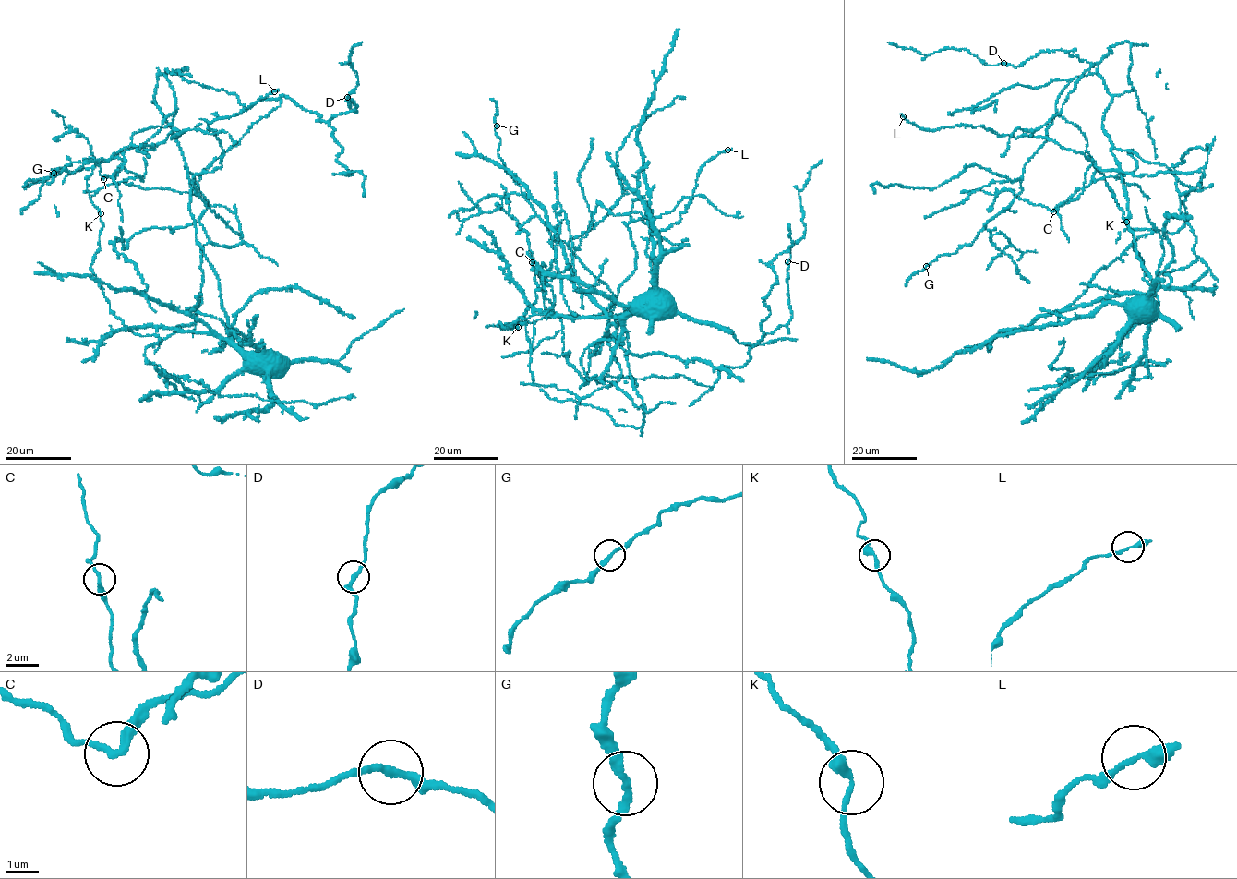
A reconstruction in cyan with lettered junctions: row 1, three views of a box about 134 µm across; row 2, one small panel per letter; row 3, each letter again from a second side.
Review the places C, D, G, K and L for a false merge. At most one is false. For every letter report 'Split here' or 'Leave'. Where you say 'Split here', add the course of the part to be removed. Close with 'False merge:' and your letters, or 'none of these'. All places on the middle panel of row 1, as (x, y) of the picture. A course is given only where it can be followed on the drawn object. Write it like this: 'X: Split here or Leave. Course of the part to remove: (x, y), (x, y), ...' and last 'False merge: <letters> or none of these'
C: Split here. Course of the part to remove: (532, 261), (528, 233), (509, 213), (509, 198), (501, 184)
D: Leave
G: Leave
K: Leave
L: Leave
False merge: C

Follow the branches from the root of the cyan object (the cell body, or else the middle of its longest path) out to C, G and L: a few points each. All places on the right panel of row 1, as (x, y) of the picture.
C: (1138, 301), (1154, 281), (1097, 73), (1056, 102), (1092, 162), (1052, 211)
G: (1138, 301), (1154, 281), (1127, 222), (1102, 125), (1111, 96), (1096, 73), (1059, 95), (1008, 208), (926, 266)
L: (1138, 301), (1154, 281), (1110, 149), (1165, 165), (1181, 193), (1203, 168), (1102, 171), (1047, 138), (903, 116)

